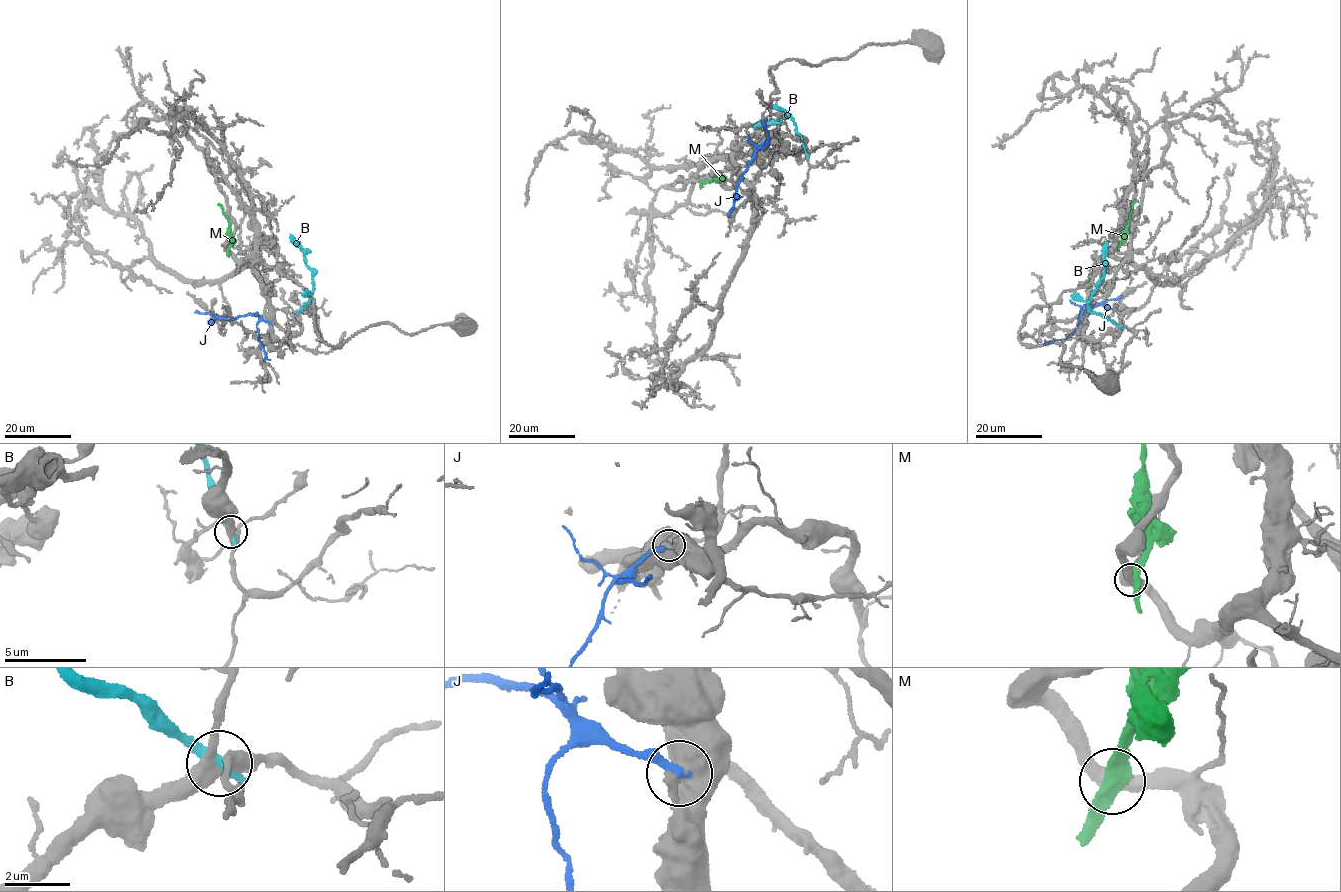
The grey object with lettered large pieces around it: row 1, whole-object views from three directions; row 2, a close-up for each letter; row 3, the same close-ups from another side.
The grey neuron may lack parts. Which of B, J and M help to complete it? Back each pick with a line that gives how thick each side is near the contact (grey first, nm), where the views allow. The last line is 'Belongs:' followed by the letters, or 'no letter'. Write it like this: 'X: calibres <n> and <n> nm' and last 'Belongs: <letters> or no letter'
Belongs: no letter

